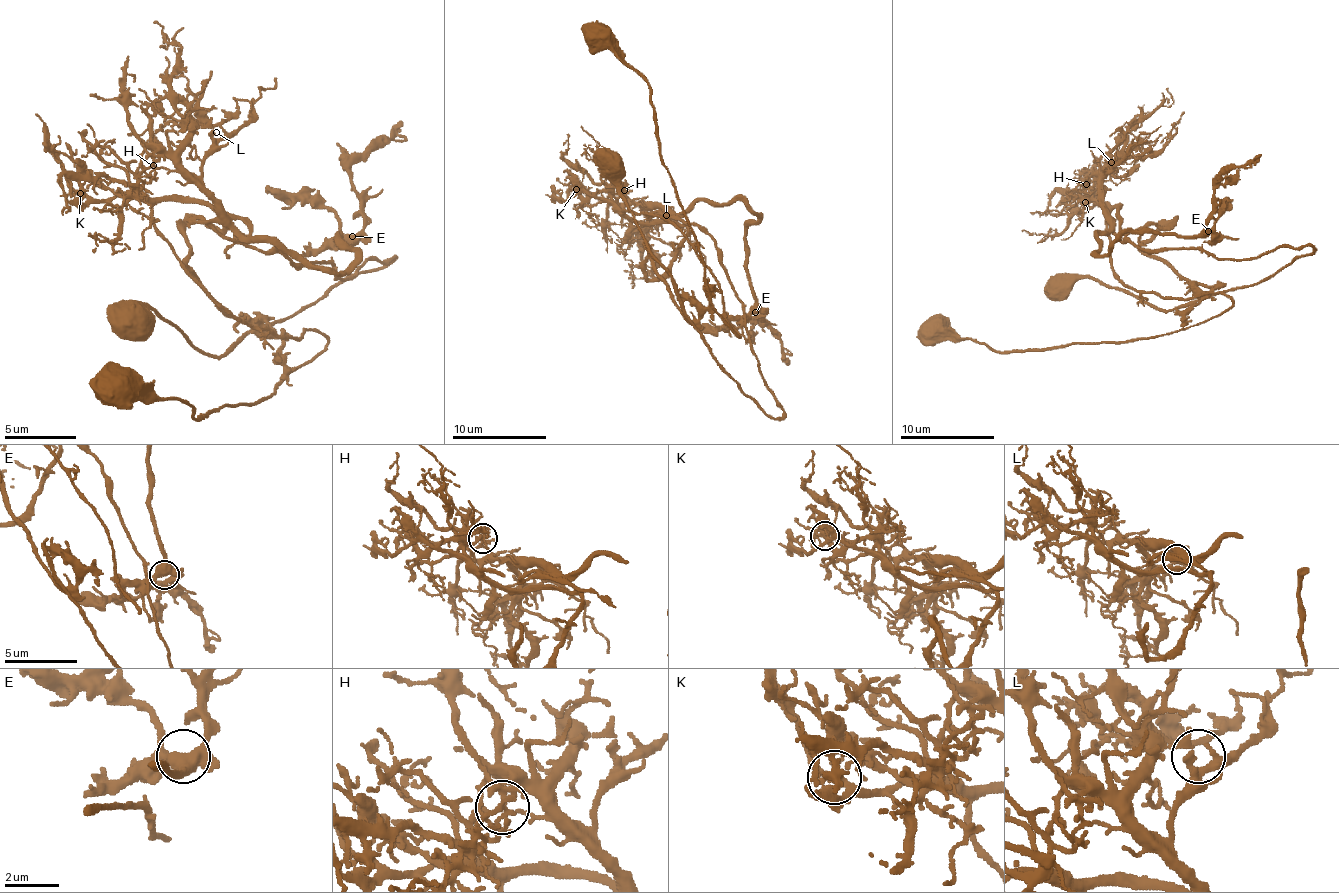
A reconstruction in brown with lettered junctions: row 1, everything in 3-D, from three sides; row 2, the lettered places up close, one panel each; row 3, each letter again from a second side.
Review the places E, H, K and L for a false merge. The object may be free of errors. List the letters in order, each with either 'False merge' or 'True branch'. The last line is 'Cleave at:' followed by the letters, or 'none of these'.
E: True branch
H: False merge
K: True branch
L: True branch
Cleave at: H

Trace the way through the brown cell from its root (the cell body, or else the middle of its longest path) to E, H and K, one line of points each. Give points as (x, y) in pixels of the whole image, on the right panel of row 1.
E: (931, 332), (1177, 332), (1218, 287), (1142, 247), (1175, 219), (1097, 235), (1208, 231)
H: (931, 332), (1052, 349), (1168, 335), (1232, 304), (1128, 287), (1085, 183)
K: (931, 332), (1052, 349), (1168, 335), (1232, 304), (1128, 287), (1109, 212), (1085, 202)

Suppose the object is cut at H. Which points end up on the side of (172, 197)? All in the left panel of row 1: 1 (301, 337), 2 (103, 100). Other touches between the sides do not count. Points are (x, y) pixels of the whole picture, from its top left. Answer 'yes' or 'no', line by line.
1: yes
2: no

